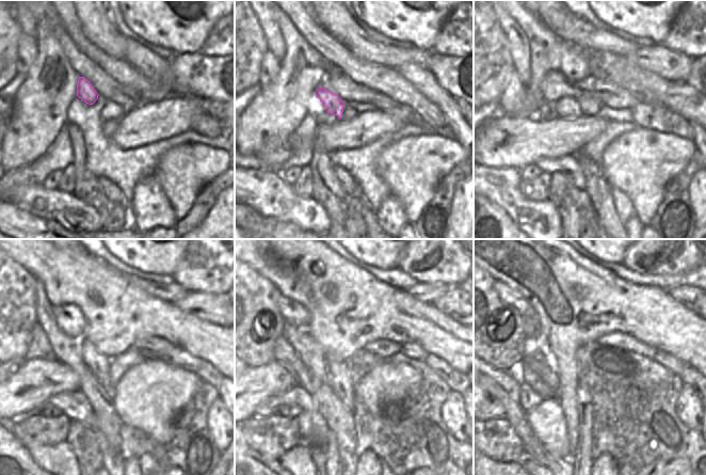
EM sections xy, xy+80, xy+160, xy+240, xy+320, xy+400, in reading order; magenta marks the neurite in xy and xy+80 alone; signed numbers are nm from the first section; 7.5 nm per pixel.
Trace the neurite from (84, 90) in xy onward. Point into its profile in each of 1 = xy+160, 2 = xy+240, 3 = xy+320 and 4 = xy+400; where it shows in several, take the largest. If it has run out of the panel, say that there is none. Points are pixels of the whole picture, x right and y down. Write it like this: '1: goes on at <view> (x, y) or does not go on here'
1: goes on at xy+160 (567, 108)
2: goes on at xy+240 (99, 365)
3: goes on at xy+320 (338, 415)
4: goes on at xy+400 (582, 456)

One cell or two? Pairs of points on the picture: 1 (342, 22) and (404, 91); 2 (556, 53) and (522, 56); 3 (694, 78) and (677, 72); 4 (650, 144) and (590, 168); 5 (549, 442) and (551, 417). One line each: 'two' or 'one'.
1: two
2: two
3: two
4: two
5: one

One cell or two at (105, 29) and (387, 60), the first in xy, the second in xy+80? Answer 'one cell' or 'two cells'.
one cell

